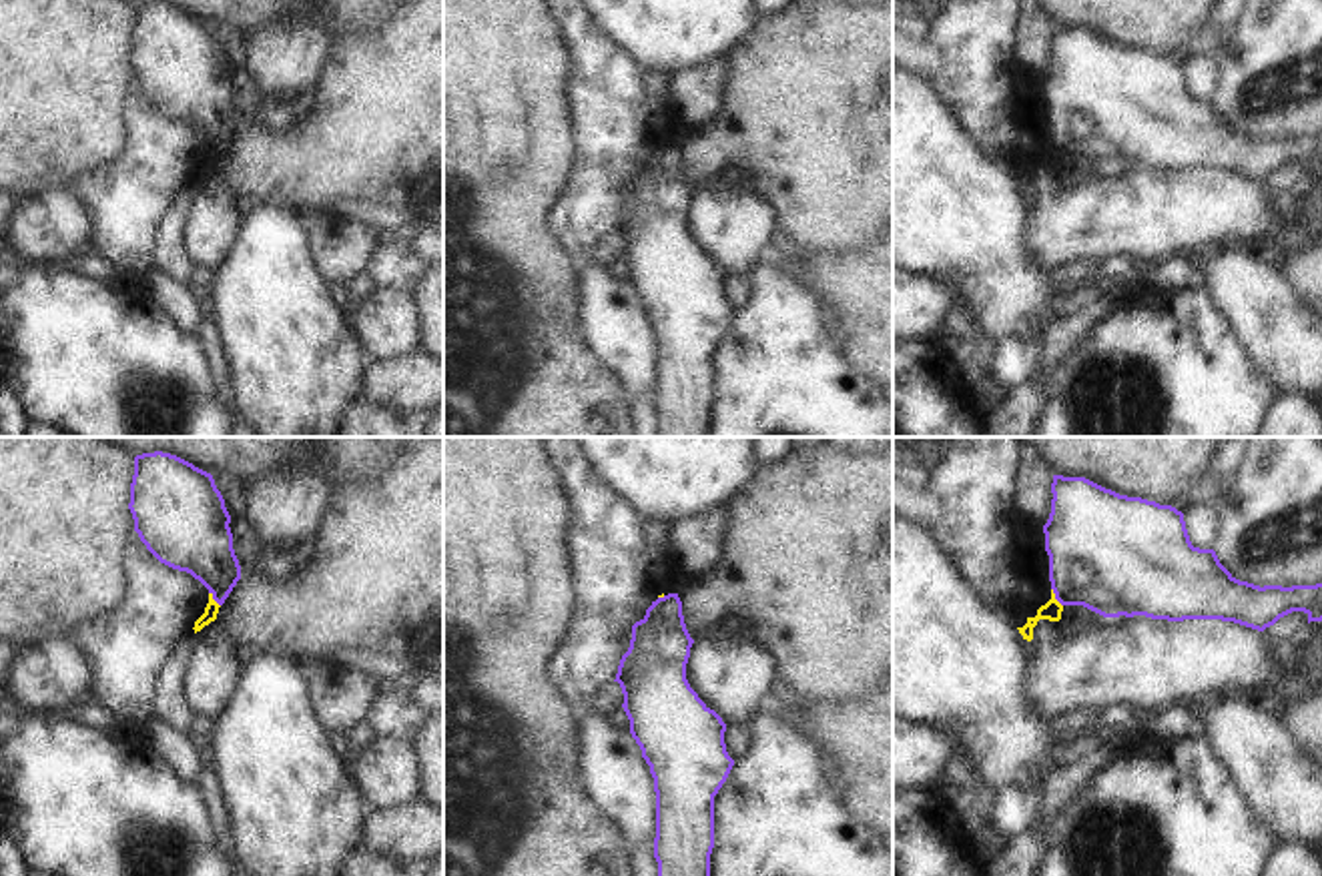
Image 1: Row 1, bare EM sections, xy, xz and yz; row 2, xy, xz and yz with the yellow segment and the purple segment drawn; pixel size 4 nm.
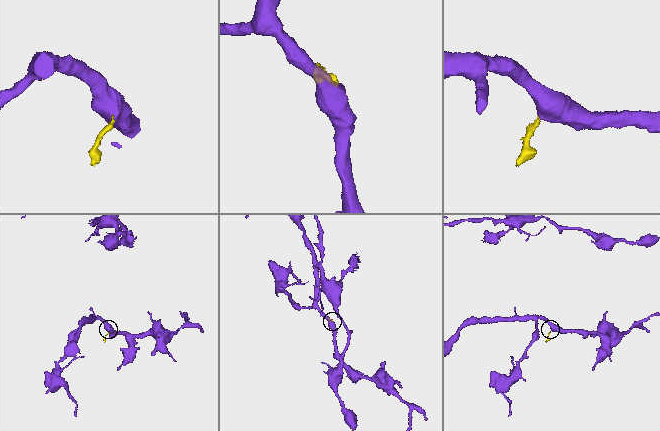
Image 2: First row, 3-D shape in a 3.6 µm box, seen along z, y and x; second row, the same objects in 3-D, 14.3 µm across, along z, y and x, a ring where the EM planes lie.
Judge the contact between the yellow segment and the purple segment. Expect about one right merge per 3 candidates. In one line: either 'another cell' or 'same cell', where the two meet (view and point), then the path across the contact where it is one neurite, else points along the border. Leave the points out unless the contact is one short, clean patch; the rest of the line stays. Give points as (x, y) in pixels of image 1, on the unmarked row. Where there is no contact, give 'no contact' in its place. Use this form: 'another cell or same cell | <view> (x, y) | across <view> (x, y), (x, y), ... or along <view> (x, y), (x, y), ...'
another cell | yz (1054, 149) | along yz (1052, 139), (1062, 157)

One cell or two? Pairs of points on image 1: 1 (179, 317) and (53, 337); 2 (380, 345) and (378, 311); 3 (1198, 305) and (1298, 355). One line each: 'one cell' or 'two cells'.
1: two cells
2: one cell
3: two cells

